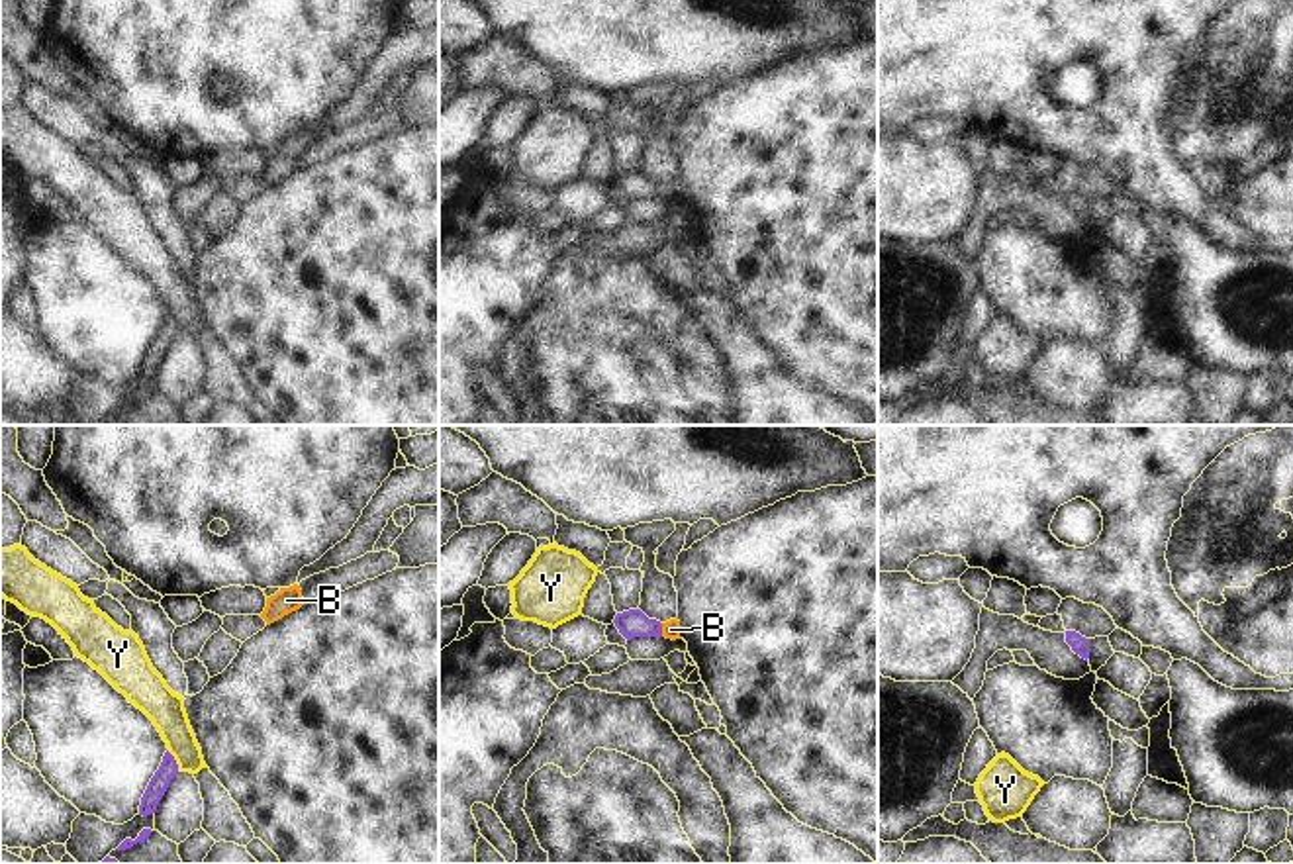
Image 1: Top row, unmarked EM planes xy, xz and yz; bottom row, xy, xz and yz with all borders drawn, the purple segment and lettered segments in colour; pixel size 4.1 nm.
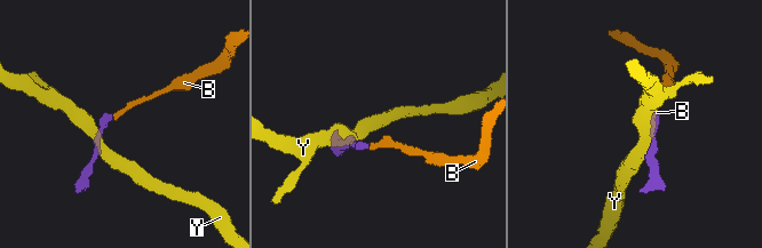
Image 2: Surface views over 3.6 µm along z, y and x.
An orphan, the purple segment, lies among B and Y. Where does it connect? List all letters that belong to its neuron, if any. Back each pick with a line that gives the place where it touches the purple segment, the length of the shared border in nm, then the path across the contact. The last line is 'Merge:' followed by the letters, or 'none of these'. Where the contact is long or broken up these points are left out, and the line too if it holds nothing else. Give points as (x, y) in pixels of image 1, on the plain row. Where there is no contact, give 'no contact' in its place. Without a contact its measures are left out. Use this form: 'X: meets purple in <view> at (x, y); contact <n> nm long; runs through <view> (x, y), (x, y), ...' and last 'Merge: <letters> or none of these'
B: meets purple in xz at (661, 191); contact 60 nm long
Merge: B

